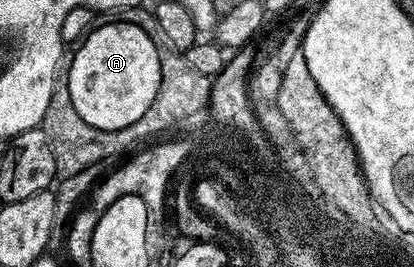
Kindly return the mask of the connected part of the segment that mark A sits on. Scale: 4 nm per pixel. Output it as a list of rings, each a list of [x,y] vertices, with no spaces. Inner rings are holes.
[[[104,23],[100,28],[98,27],[87,32],[83,42],[75,48],[75,50],[77,49],[76,56],[71,56],[72,99],[76,99],[76,107],[80,107],[80,115],[84,115],[84,119],[92,119],[92,123],[100,123],[100,127],[120,127],[120,123],[132,123],[132,119],[136,119],[136,115],[140,115],[140,111],[144,111],[144,107],[148,107],[148,99],[152,99],[152,91],[160,91],[162,84],[160,51],[156,48],[157,40],[155,38],[152,40],[136,23]]]

